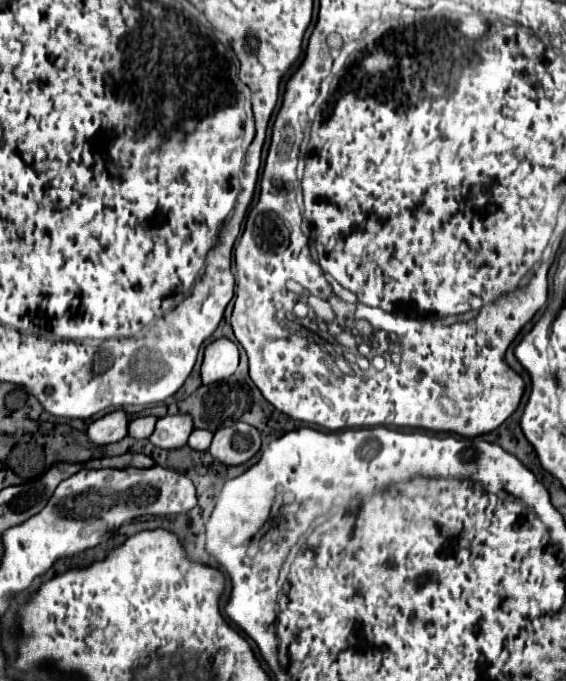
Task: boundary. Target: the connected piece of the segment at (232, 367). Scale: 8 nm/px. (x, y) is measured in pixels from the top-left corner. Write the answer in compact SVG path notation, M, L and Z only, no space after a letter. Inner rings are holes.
M222 337L212 341L204 351L202 361L202 383L214 383L230 377L238 367L238 347L230 339Z

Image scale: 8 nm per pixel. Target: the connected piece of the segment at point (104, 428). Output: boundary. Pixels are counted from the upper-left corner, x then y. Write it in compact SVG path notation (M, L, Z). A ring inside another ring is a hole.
M114 411L108 413L100 419L96 419L94 423L88 425L86 435L94 445L108 445L108 443L116 443L120 439L126 437L128 429L128 417L124 411Z

